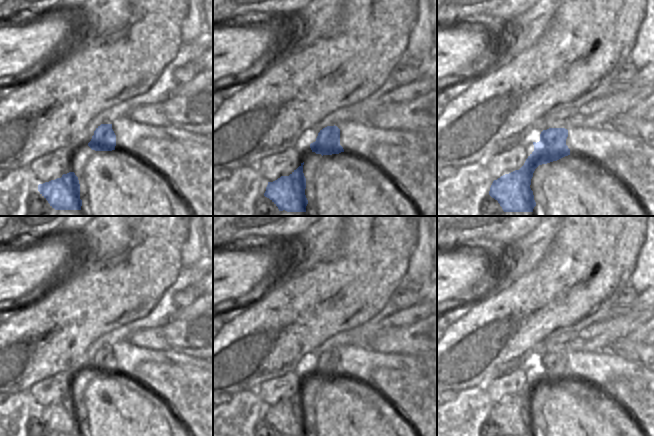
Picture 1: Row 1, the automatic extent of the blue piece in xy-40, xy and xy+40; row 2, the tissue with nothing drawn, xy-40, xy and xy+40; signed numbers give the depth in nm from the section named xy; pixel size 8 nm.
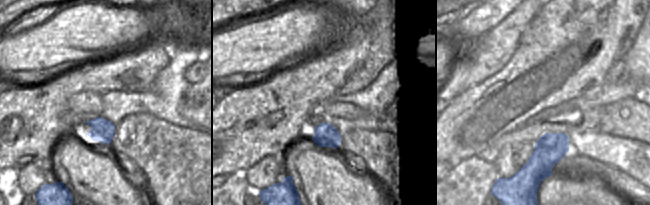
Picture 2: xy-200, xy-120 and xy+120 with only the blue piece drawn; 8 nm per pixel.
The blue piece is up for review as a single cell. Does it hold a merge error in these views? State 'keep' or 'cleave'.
cleave

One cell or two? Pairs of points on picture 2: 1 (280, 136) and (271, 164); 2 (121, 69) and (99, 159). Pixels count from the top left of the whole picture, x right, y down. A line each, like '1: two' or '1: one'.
1: two
2: two

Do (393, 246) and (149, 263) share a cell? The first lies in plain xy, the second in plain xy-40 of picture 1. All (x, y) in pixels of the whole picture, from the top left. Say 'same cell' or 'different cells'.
same cell

